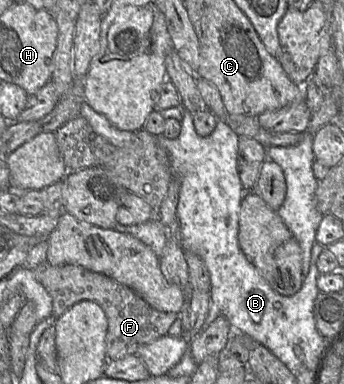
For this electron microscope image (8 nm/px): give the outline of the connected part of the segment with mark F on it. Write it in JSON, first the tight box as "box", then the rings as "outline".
{"box":[33,261,178,360],"outline":[[[46,261],[33,271],[38,282],[52,298],[52,316],[58,318],[71,306],[83,300],[94,301],[102,308],[108,323],[105,338],[108,360],[135,355],[142,345],[167,335],[170,326],[178,317],[178,314],[154,309],[126,285],[79,265],[54,266]]]}

